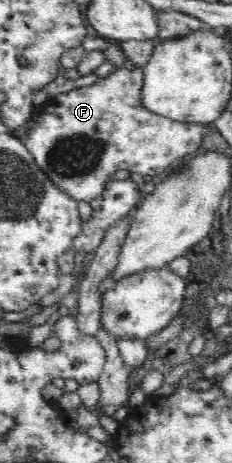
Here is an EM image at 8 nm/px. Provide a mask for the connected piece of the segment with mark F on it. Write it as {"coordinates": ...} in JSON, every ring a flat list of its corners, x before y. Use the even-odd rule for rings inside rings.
{"coordinates":[[128,59,117,66,107,78,98,79,89,87,70,90,55,97,49,97,42,105,34,107,31,117,32,126,28,135,20,140,34,156,36,164,58,187,58,190,70,194,74,200,89,204,97,198,110,181,116,180,117,171,128,170,142,176,152,176,155,181,162,178,166,170,174,163,194,156,208,133,216,133,214,122,207,124,174,122,172,119,147,111,142,107,144,71,142,67,132,67]]}

